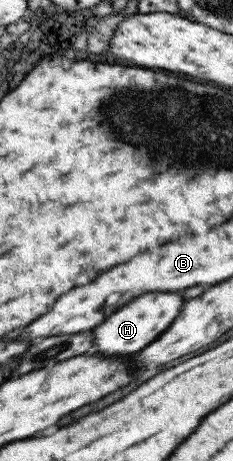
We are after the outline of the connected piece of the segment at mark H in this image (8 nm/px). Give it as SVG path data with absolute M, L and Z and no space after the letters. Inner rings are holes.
M158 292L158 296L142 294L140 300L134 298L130 304L122 306L112 316L108 316L96 330L92 330L92 352L110 356L110 358L138 352L140 348L150 344L162 330L166 330L170 326L170 322L176 318L180 306L182 306L182 298L178 294Z

